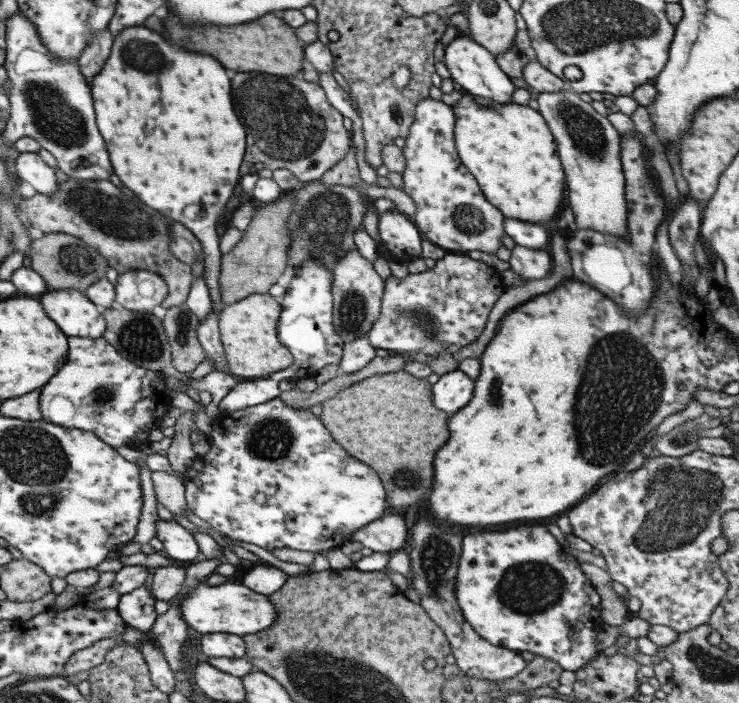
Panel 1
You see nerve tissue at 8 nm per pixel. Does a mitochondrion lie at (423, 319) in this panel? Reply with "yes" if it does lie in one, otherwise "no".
yes

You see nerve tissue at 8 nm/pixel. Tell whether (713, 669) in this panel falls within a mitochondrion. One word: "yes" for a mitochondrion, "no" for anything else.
yes

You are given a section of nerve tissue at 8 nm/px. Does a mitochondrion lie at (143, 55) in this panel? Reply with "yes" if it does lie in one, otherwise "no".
yes

